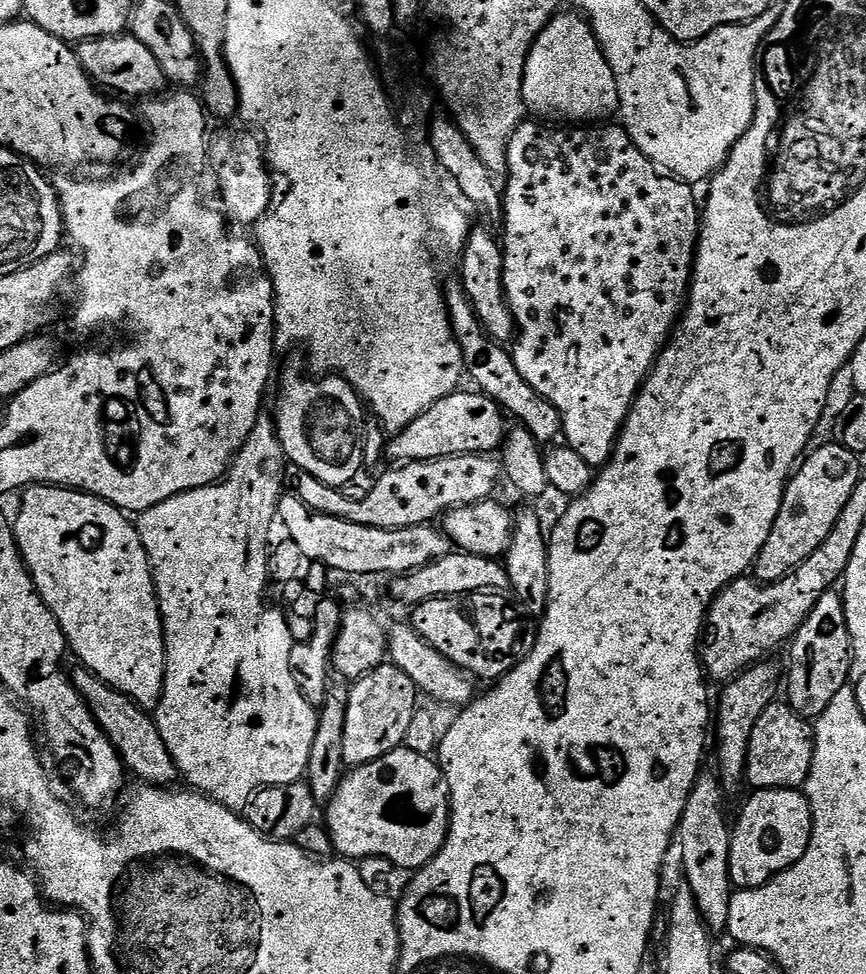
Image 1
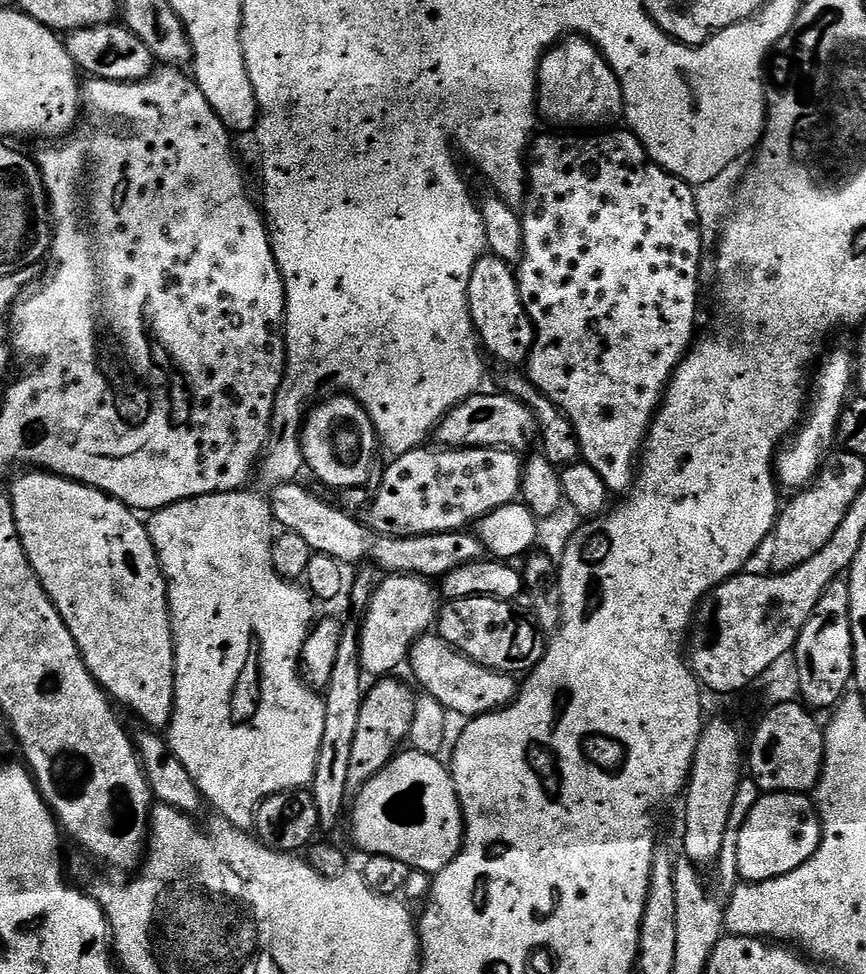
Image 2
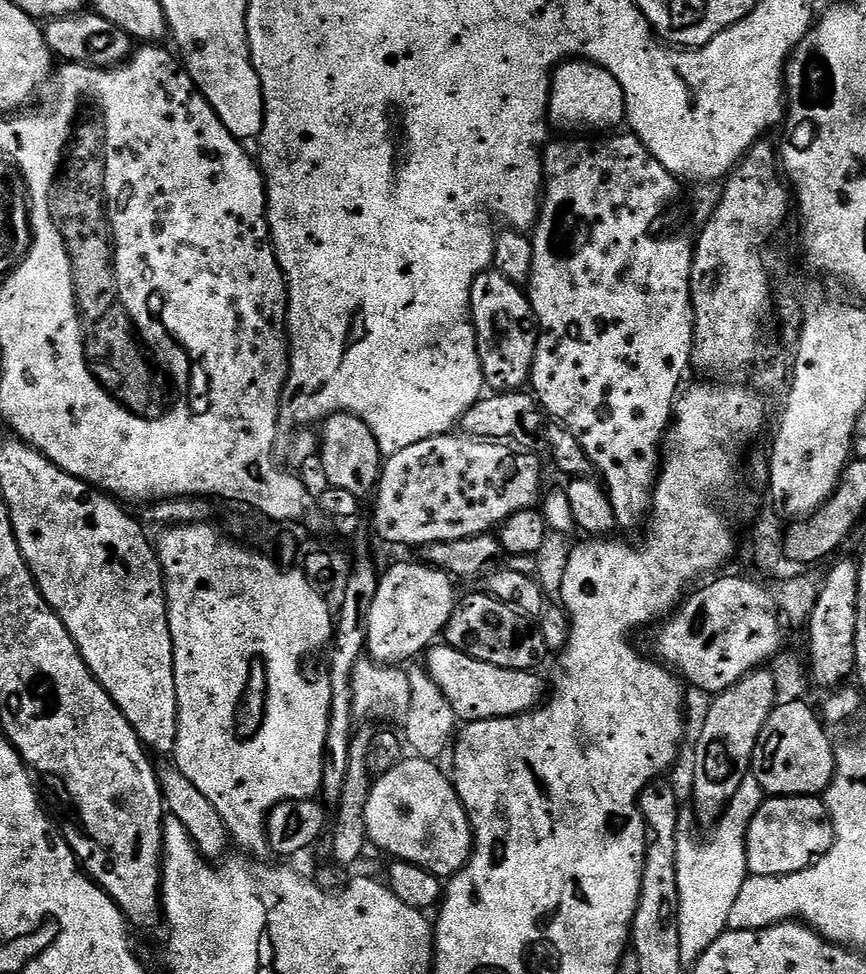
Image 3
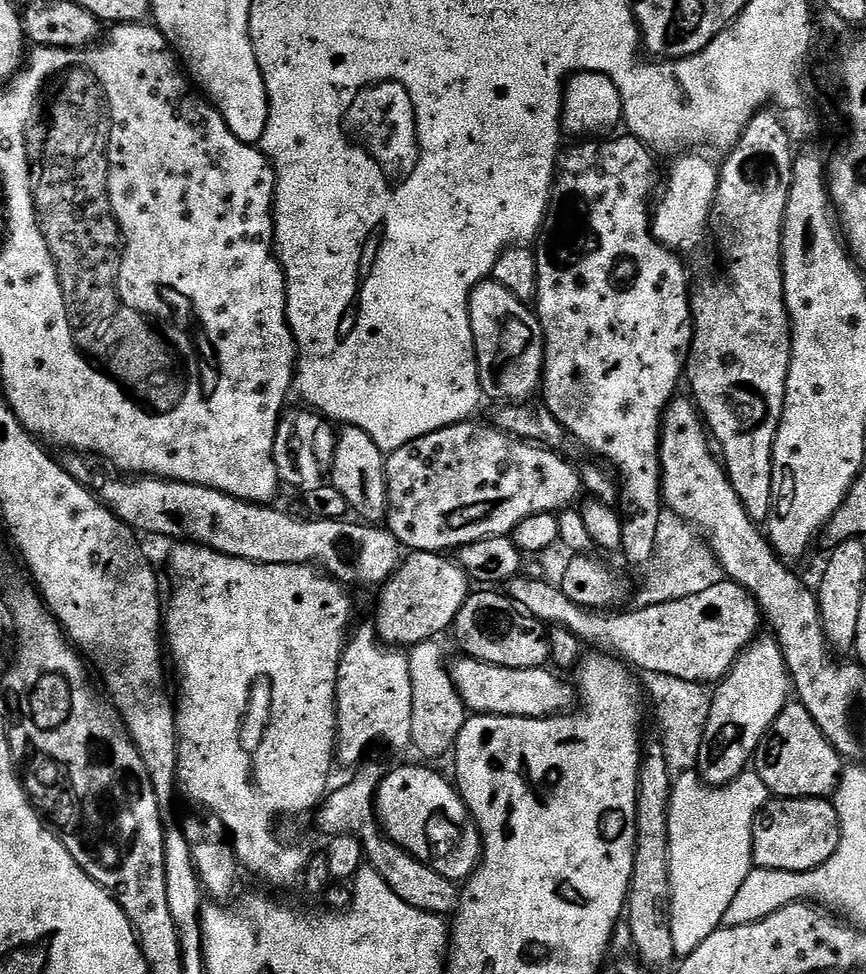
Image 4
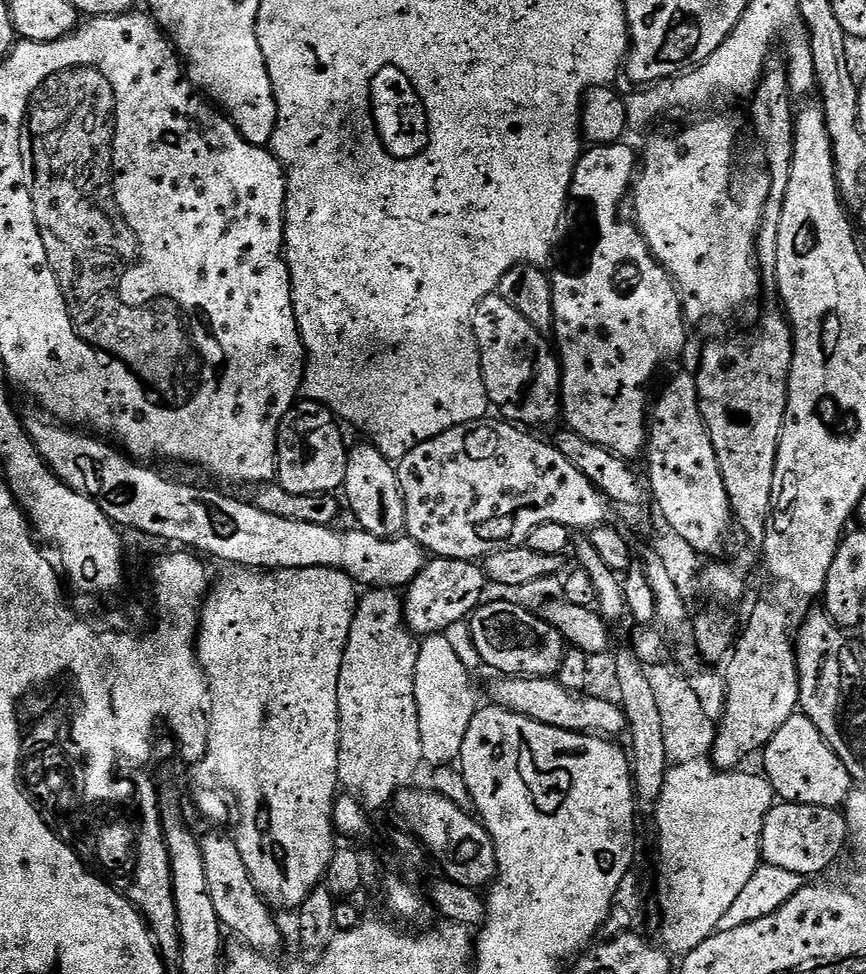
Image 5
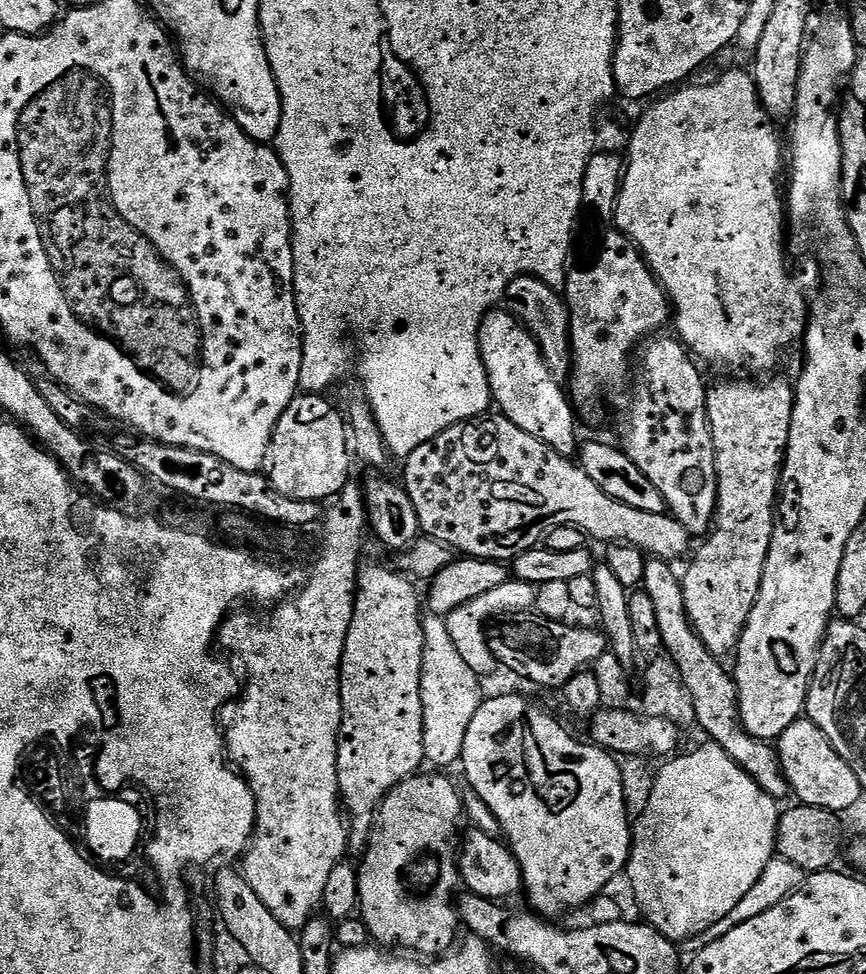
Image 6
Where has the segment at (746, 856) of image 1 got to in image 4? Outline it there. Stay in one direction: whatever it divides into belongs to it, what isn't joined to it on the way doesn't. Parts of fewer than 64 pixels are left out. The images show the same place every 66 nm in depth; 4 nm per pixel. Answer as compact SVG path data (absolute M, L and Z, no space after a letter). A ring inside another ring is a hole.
M772 798L764 805L752 831L752 863L757 868L809 872L838 850L840 823L835 803L828 798Z

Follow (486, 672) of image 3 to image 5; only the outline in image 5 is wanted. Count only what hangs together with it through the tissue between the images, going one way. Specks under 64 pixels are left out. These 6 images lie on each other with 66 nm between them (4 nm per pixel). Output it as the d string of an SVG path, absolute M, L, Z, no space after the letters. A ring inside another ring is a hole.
M509 676L500 678L496 684L495 703L499 707L516 712L519 716L528 716L546 726L561 728L567 732L585 734L603 734L616 738L620 731L628 728L628 719L619 703L611 704L608 700L599 700L596 696L571 692L560 684L559 679L551 676Z

